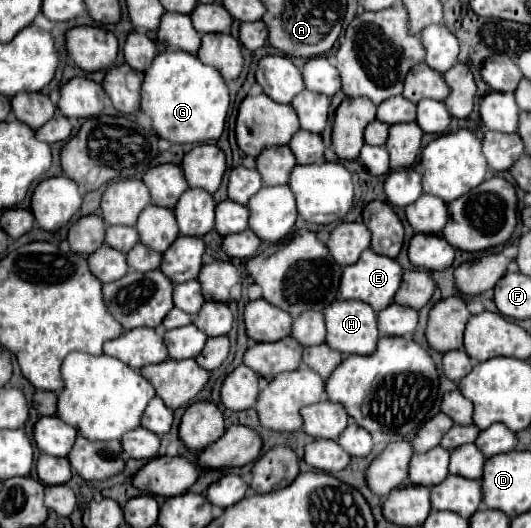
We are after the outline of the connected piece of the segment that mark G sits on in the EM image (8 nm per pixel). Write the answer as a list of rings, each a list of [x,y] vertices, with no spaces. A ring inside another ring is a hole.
[[[183,50],[161,52],[155,56],[149,70],[145,70],[141,110],[153,120],[153,128],[161,138],[177,144],[201,144],[217,140],[223,134],[229,110],[229,88],[221,72],[203,64],[195,54]]]

